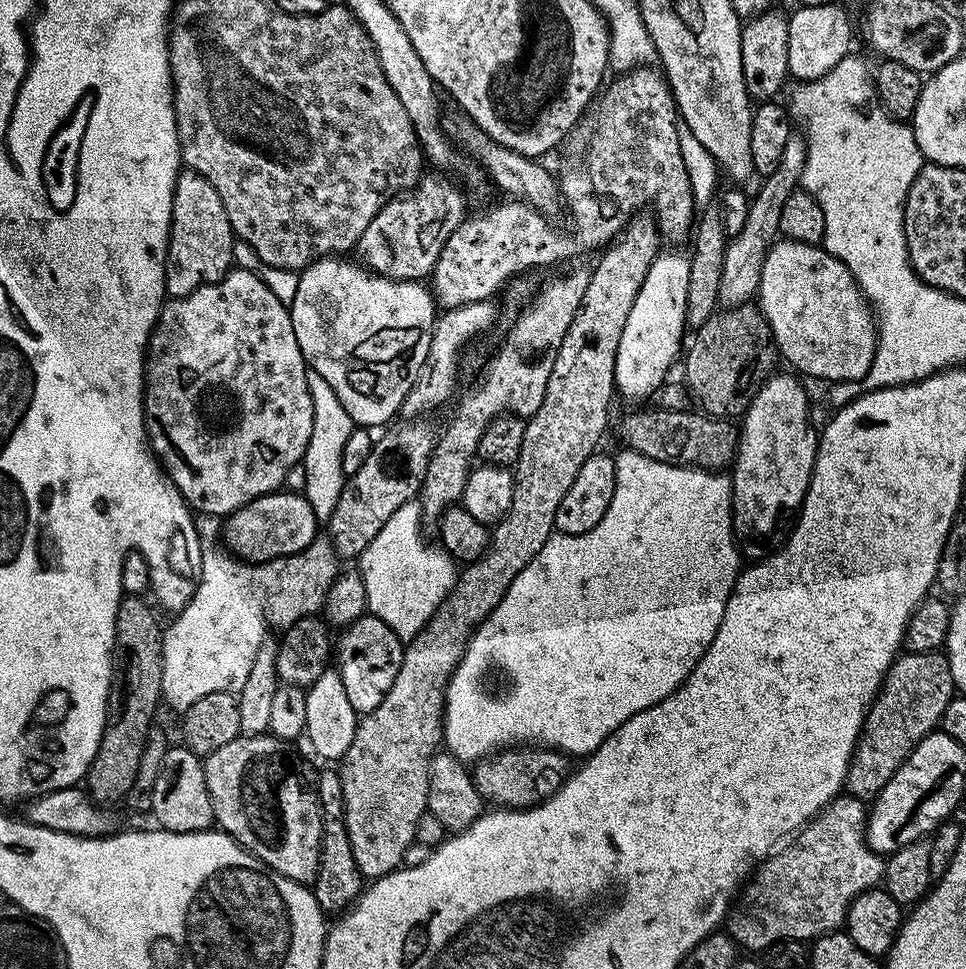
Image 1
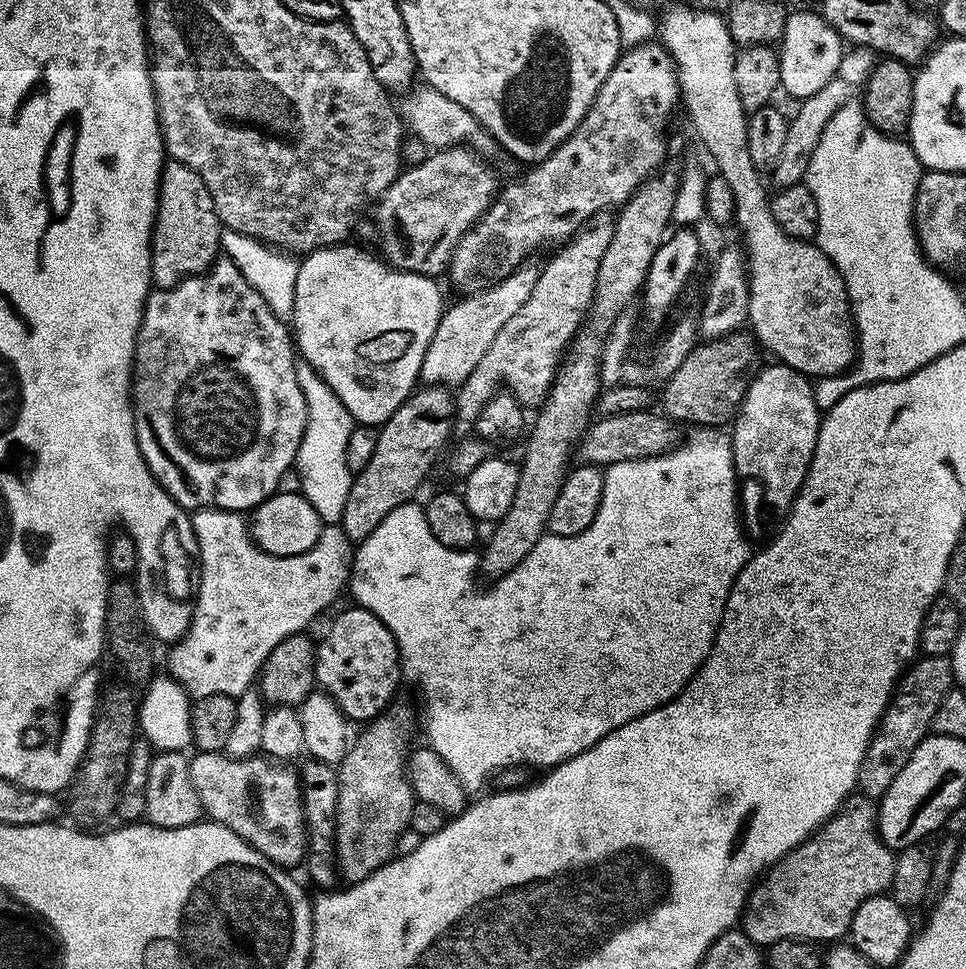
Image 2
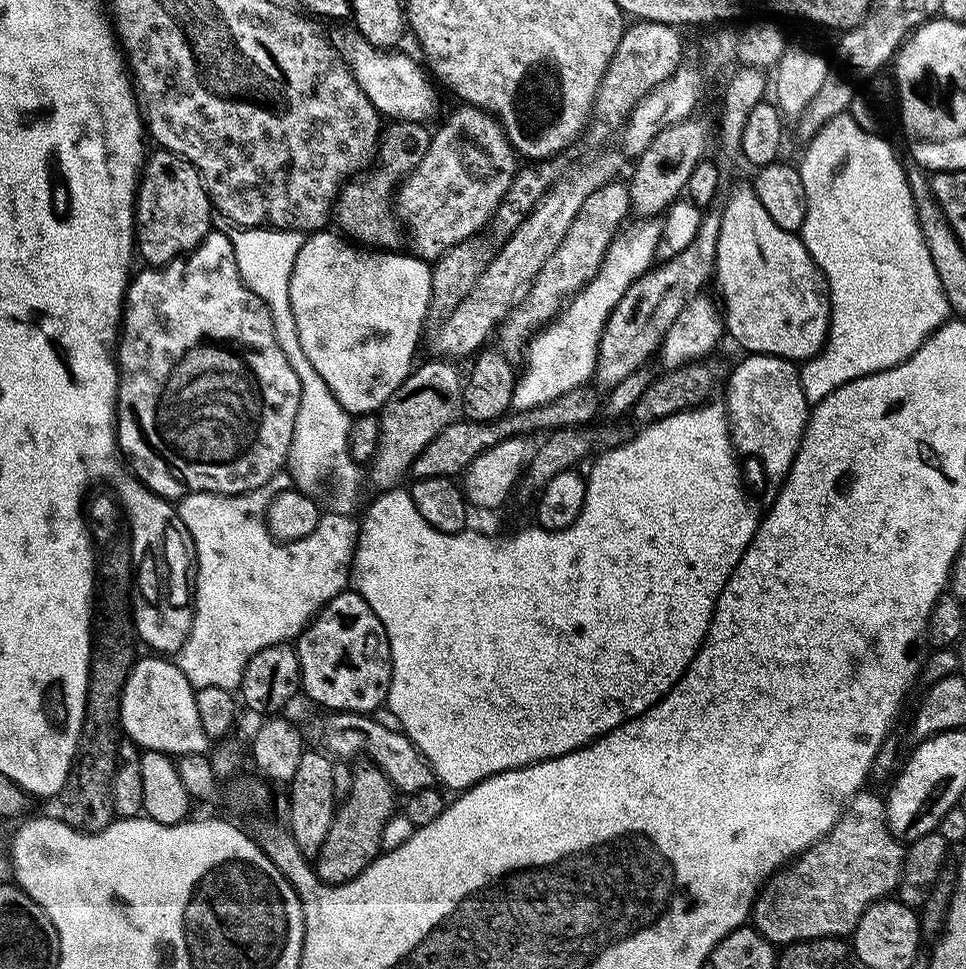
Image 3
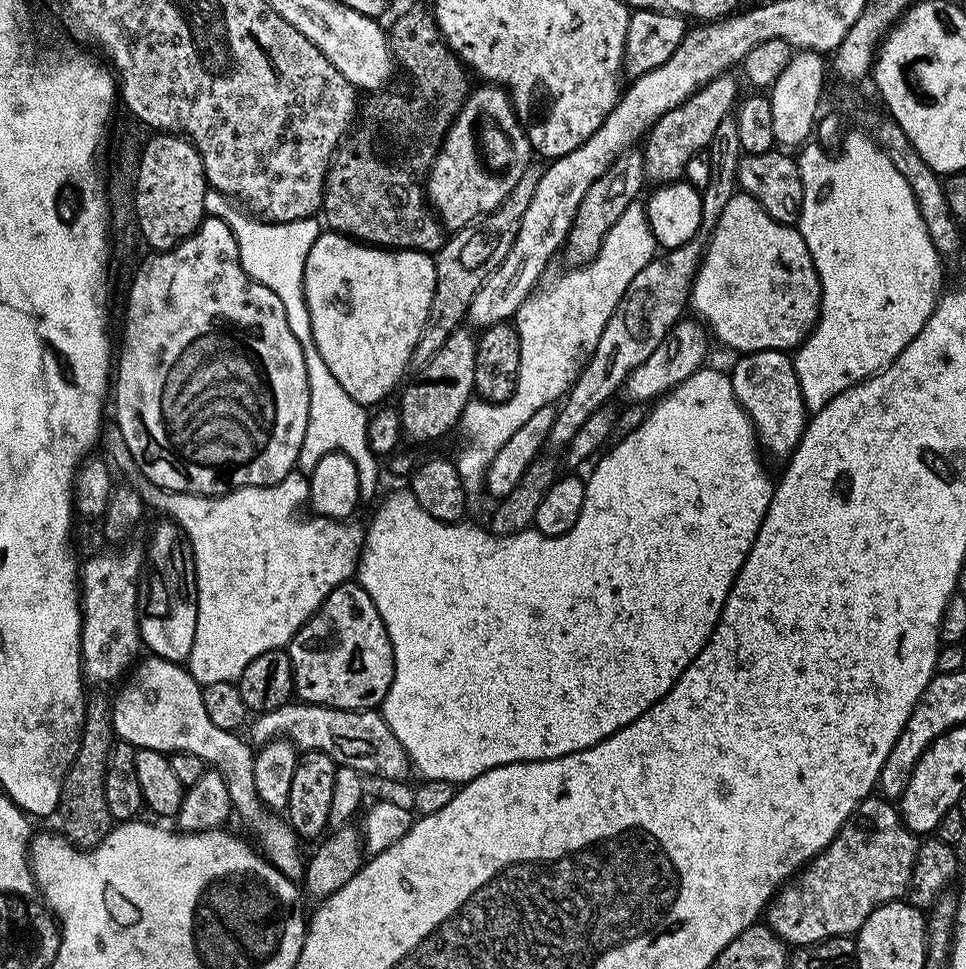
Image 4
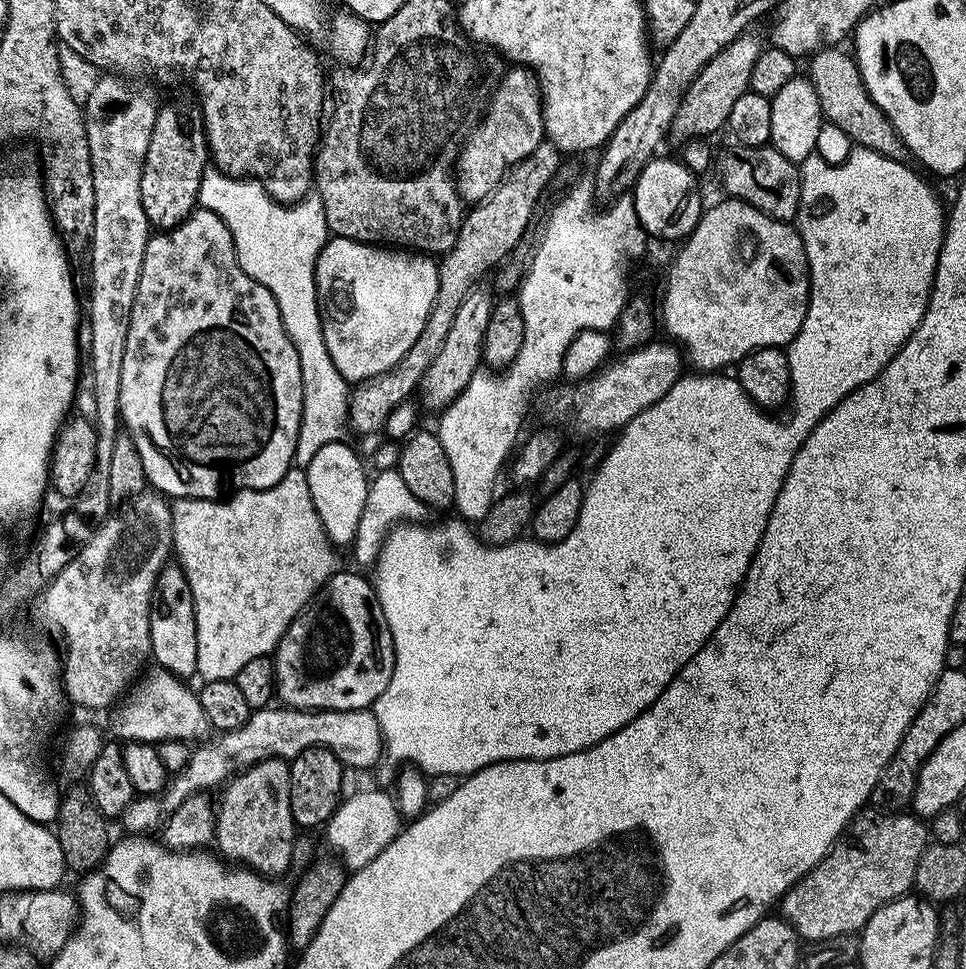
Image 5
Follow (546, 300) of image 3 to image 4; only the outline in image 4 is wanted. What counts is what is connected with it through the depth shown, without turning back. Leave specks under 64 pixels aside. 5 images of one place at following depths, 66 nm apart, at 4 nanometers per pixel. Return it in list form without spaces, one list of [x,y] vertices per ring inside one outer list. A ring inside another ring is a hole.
[[[629,150],[616,159],[609,169],[596,181],[582,198],[578,206],[576,217],[573,218],[572,228],[569,230],[566,252],[568,250],[568,264],[579,266],[595,259],[599,254],[599,248],[606,238],[607,231],[614,226],[614,222],[622,217],[626,208],[638,200],[639,192],[646,185],[644,175],[644,154],[640,150]]]

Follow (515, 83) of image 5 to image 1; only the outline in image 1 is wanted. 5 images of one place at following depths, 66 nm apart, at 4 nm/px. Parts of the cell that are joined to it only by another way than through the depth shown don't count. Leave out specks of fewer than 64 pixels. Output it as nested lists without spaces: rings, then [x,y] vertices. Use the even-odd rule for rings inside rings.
[[[428,174],[421,175],[415,188],[405,191],[403,194],[397,195],[395,198],[388,201],[388,203],[382,206],[382,210],[376,212],[376,217],[370,222],[370,226],[366,226],[366,230],[361,234],[360,240],[354,245],[355,251],[360,251],[359,259],[362,261],[364,268],[371,270],[379,276],[384,276],[387,279],[392,280],[411,280],[411,281],[423,281],[425,278],[431,277],[432,271],[435,268],[435,263],[438,262],[439,254],[442,252],[443,246],[446,244],[446,240],[450,238],[450,234],[454,233],[454,230],[460,224],[466,216],[464,211],[464,196],[447,180],[447,175],[436,174],[440,176],[428,176]]]

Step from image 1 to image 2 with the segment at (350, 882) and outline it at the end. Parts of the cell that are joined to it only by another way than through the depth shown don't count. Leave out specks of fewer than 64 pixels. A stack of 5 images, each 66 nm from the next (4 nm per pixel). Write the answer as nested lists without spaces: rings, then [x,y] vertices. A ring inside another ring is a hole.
[[[305,759],[304,765],[299,765],[300,790],[304,797],[304,822],[308,826],[308,853],[306,869],[308,876],[317,884],[317,889],[332,890],[337,887],[338,861],[336,859],[336,803],[338,802],[338,782],[340,781],[337,769],[331,763],[315,759]]]

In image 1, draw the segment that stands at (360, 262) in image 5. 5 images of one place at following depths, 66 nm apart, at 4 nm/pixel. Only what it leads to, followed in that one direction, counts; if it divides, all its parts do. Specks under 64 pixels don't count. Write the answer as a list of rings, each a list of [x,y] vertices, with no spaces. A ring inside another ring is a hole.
[[[336,256],[323,257],[315,260],[305,270],[301,271],[298,276],[297,286],[294,296],[290,301],[289,312],[291,314],[291,325],[294,326],[294,336],[298,340],[299,349],[302,350],[305,363],[314,371],[318,372],[334,390],[338,396],[342,406],[347,410],[355,425],[359,427],[375,428],[386,421],[393,415],[399,413],[401,404],[408,394],[418,371],[424,363],[424,359],[430,349],[430,342],[433,336],[433,326],[438,317],[437,303],[431,291],[419,281],[411,280],[392,280],[384,276],[379,276],[376,273],[364,268],[359,263],[352,263]]]

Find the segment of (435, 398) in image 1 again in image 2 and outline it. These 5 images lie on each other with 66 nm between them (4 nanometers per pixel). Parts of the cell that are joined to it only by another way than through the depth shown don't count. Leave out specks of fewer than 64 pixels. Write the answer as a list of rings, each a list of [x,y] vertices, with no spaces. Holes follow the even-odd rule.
[[[506,276],[490,288],[482,290],[443,311],[438,328],[424,354],[419,381],[425,387],[445,386],[454,388],[463,385],[466,377],[477,368],[483,354],[493,344],[498,331],[526,304],[531,287],[521,286],[513,276]]]

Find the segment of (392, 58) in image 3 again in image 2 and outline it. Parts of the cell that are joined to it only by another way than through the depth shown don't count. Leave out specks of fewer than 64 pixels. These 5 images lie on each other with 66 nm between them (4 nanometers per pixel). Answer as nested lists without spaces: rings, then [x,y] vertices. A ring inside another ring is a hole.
[[[430,85],[417,86],[419,87],[405,98],[402,106],[400,105],[401,117],[417,139],[436,150],[465,144],[482,158],[499,154],[500,147],[497,141],[468,110],[438,90],[434,90]]]

